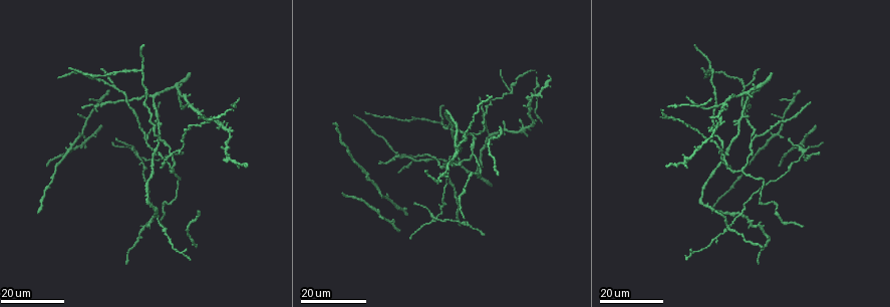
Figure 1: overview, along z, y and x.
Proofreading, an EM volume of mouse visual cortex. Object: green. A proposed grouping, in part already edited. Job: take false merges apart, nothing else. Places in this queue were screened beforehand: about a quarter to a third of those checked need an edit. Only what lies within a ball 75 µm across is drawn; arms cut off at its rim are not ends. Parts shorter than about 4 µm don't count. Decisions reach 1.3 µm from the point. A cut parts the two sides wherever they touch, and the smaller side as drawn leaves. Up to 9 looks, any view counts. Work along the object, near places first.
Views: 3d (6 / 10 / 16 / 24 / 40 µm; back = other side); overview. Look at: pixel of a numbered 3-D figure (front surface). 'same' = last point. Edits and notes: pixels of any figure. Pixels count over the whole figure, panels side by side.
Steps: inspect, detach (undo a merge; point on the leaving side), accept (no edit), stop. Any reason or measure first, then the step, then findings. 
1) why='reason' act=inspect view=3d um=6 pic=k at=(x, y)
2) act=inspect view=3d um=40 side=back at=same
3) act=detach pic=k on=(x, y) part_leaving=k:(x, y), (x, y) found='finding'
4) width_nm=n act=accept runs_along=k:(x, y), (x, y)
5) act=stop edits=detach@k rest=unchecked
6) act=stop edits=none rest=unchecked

why='calibre changes' act=inspect view=3d um=24 pic=1 at=(758, 226)

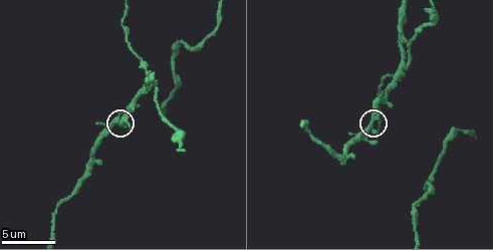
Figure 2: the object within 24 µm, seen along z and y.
act=inspect view=3d um=10 pic=2 at=(368, 128)

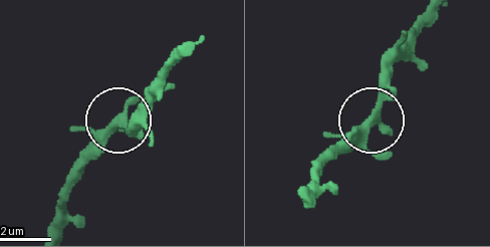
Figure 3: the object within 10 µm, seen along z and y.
width_nm=320 act=accept runs_along=3:(183, 50), (165, 70), (157, 95), (80, 159) found='all the same neuron'

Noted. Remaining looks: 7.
act=inspect view=3d um=24 pic=1 at=(731, 230)

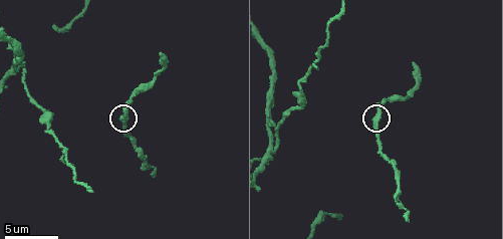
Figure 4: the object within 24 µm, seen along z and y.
act=inspect view=3d um=6 pic=4 at=(376, 117)

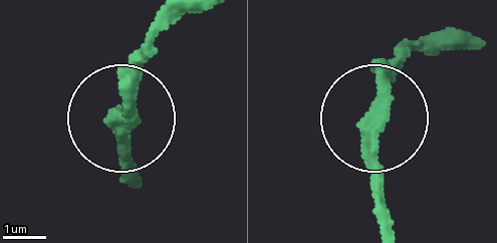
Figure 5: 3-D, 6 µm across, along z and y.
width_nm=320 act=accept found='continuous, no second neuron'

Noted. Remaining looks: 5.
why='small branch off a trunk' act=inspect view=3d um=10 pic=4 at=(275, 146)

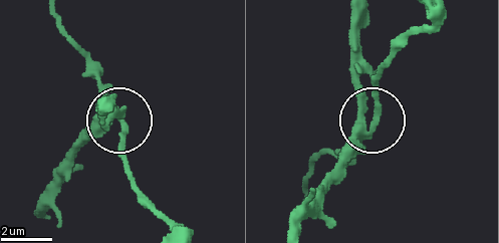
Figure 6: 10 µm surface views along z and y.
act=inspect view=3d um=10 side=back pic=6 at=(122, 121)

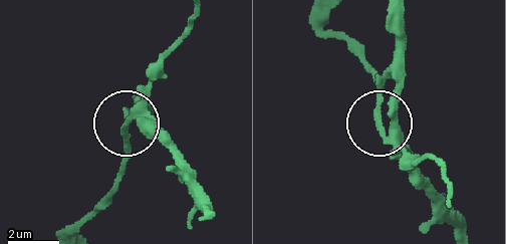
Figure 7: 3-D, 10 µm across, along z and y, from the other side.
arms=3 act=detach pic=7 on=(120, 132) part_leaving=7:(139, 111), (167, 48), (193, 16) found='a second neuron is stuck on'

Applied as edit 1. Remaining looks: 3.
why='four-way junction' act=inspect view=3d um=24 pic=1 at=(171, 152)

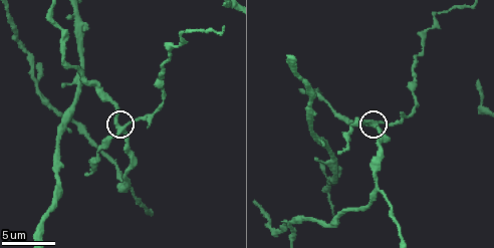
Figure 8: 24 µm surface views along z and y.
act=inspect view=3d um=6 pic=8 at=(374, 122)

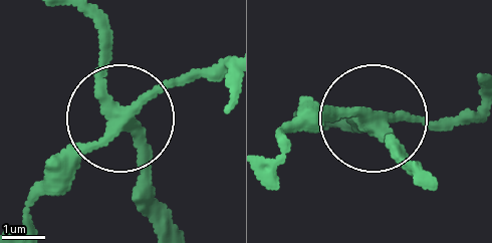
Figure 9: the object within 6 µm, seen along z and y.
why='other side' act=inspect view=3d um=6 side=back pic=9 at=(377, 119)

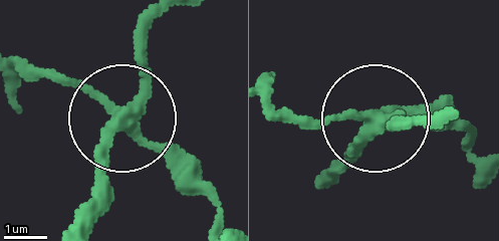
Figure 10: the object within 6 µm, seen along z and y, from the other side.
act=detach pic=10 on=(74, 80) part_leaving=10:(369, 109), (341, 119), (265, 109) found='a second neuron is stuck on'

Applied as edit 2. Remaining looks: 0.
act=stop edits=detach@7,detach@10 rest=unchecked

